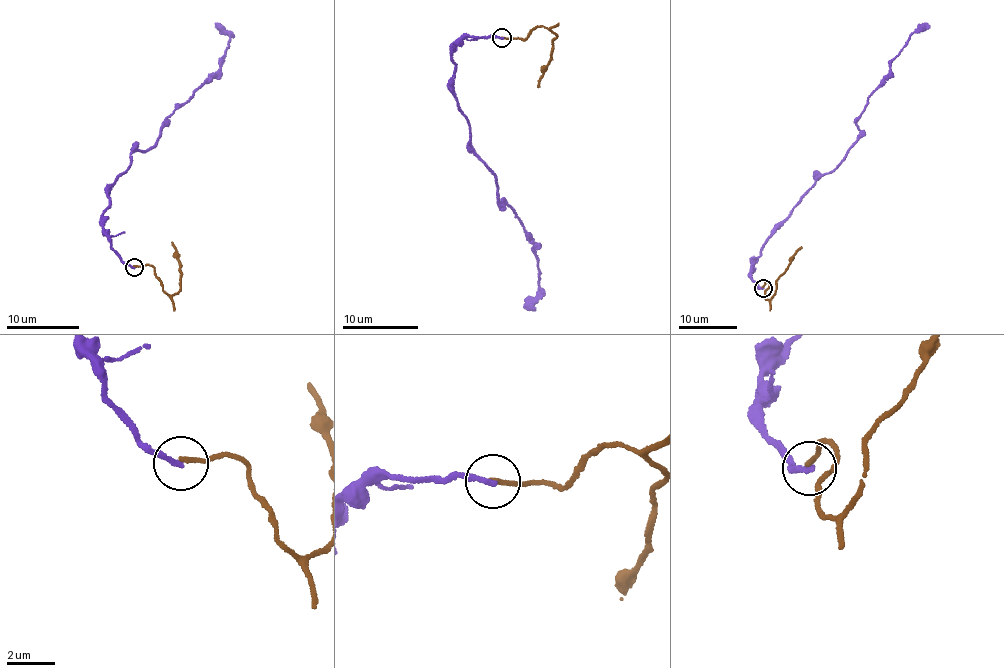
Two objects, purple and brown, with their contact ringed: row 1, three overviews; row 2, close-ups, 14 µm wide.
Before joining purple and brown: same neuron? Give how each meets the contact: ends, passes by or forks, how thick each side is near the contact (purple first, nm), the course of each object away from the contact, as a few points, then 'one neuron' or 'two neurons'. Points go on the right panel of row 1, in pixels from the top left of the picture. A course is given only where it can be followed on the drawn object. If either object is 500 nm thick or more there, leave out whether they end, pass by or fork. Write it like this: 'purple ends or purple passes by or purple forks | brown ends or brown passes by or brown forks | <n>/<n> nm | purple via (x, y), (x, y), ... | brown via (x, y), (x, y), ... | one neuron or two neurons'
purple ends | brown ends | 200/200 nm | purple via (763, 287), (751, 278), (751, 266), (771, 230), (845, 157), (868, 97), (907, 39), (927, 24) | brown via (763, 287), (766, 281), (768, 289), (764, 297), (771, 298), (776, 288), (776, 279), (802, 246) | two neurons

